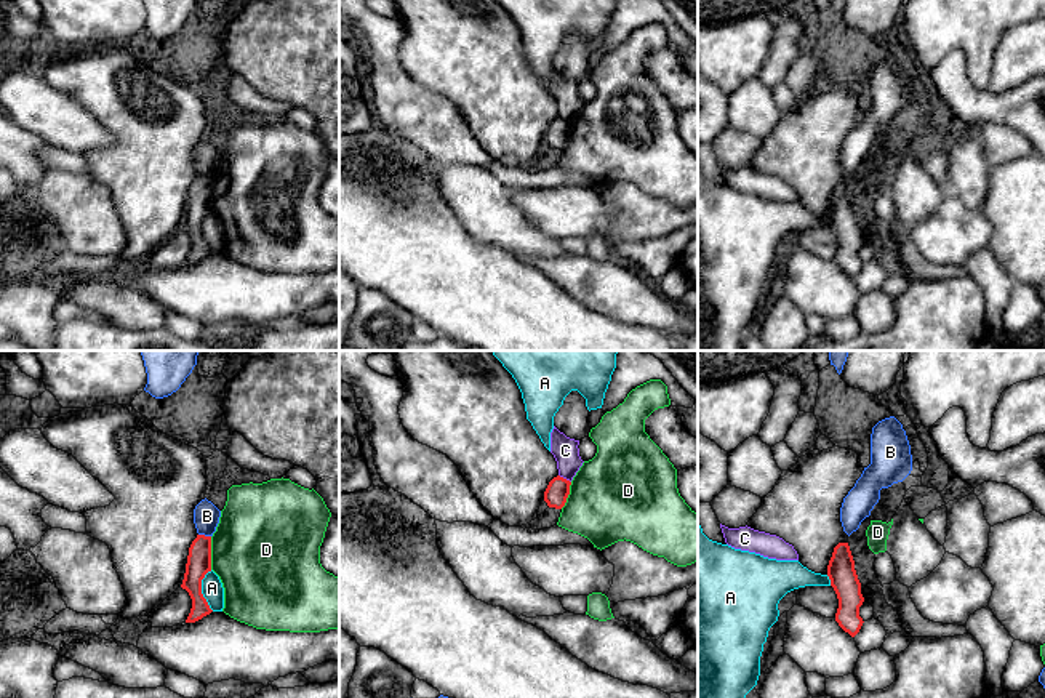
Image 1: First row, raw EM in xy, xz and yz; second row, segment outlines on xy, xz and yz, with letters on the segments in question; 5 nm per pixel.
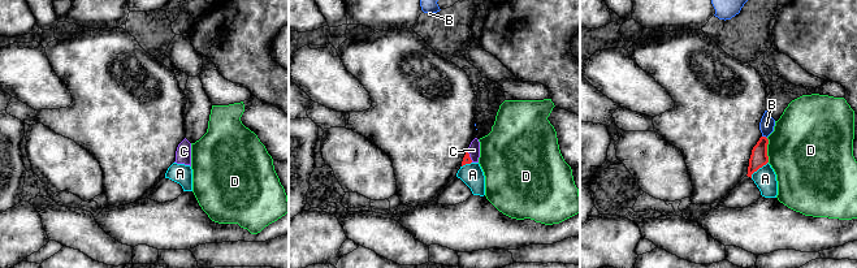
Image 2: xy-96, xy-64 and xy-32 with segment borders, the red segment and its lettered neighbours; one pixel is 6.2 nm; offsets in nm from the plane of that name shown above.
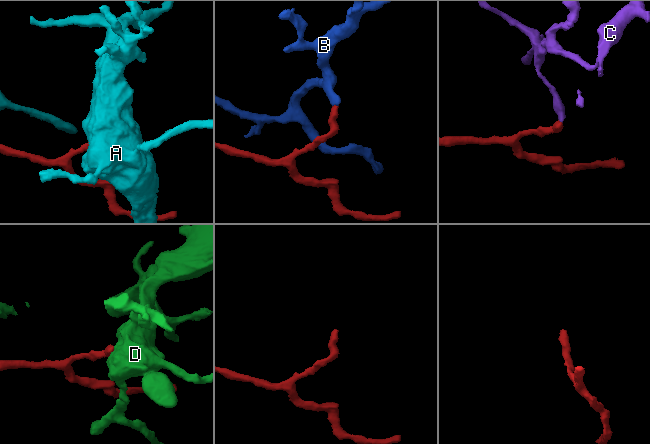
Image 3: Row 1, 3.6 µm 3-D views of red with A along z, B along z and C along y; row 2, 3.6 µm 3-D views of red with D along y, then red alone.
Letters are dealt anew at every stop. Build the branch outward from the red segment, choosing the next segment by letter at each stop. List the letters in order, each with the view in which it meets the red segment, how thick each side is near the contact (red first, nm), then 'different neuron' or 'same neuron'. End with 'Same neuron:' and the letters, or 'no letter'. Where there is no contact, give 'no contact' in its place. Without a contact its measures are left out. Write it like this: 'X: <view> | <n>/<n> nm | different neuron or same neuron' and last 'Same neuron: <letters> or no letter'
A: xy | 130/110 nm | different neuron
B: xy | 130/130 nm | different neuron
C: xz | 120/130 nm | different neuron
D: xy | 130/480 nm | different neuron
Same neuron: no letter

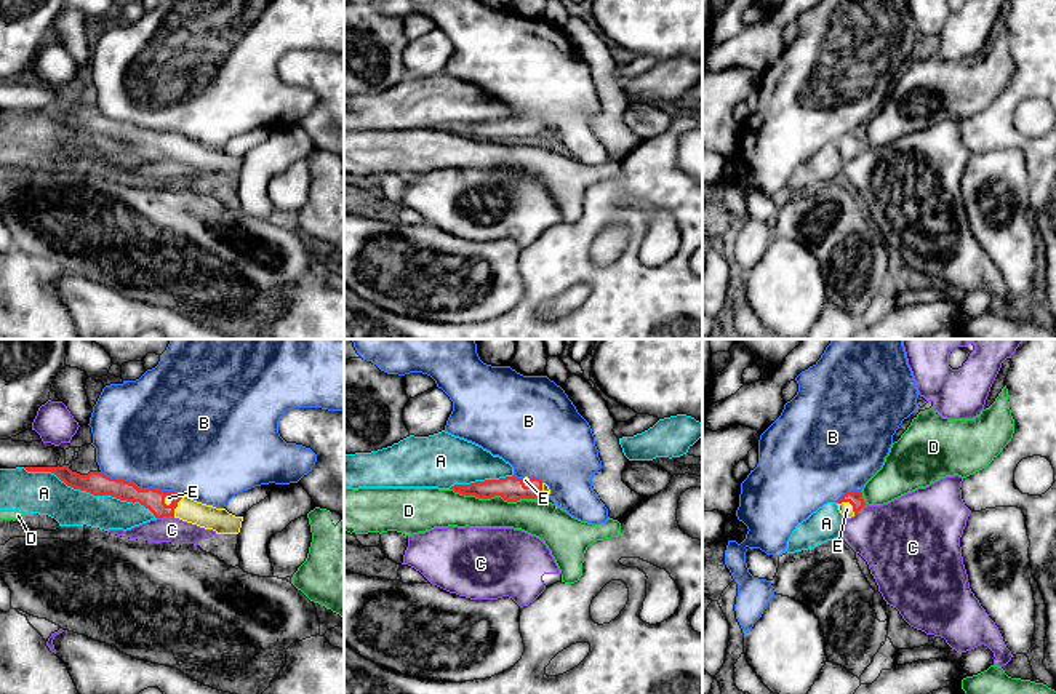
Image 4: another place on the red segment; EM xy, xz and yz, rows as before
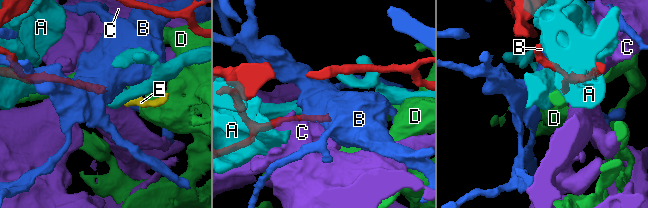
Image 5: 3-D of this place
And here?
A: xy | 120/220 nm | different neuron
B: xy | 120/460 nm | different neuron
C: xy | 110/130 nm | different neuron
D: xz | 130/190 nm | different neuron
E: yz | 80/70 nm | same neuron
Same neuron: E

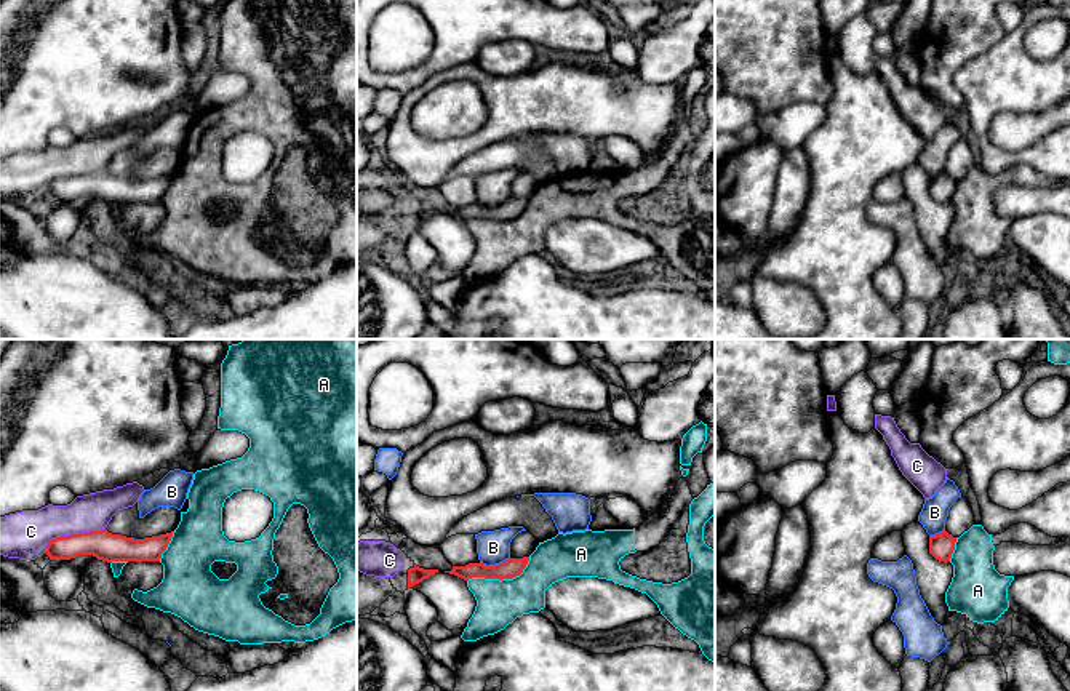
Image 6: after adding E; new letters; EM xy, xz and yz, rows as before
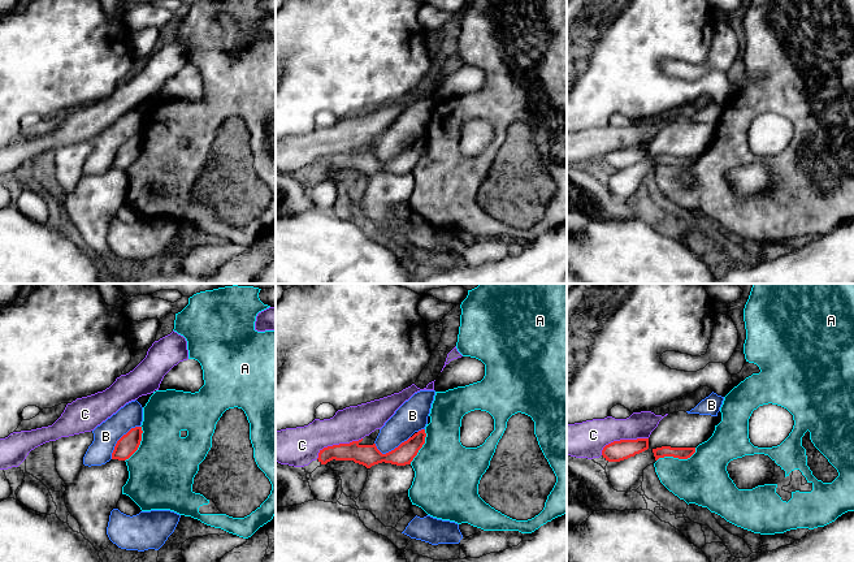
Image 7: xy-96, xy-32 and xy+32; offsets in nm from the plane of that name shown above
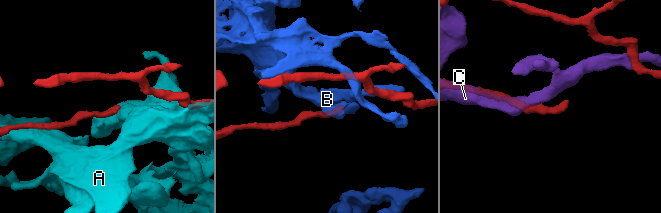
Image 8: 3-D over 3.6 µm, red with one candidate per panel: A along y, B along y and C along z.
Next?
A: xz | 100/220 nm | different neuron
B: xz | 100/170 nm | different neuron
C: xy | 150/240 nm | different neuron
Same neuron: no letter

